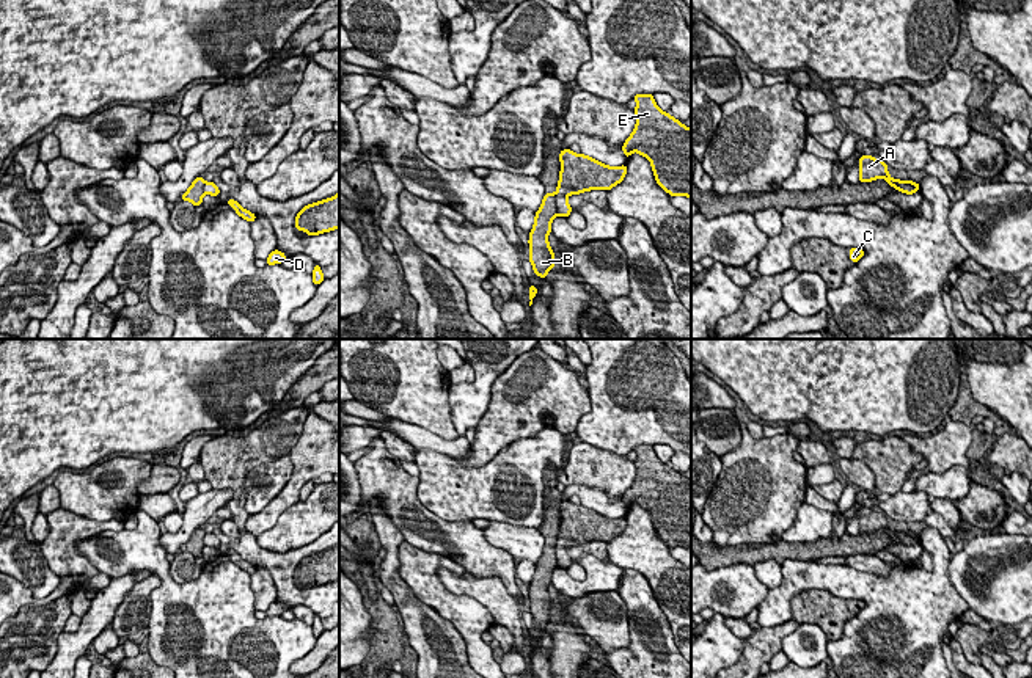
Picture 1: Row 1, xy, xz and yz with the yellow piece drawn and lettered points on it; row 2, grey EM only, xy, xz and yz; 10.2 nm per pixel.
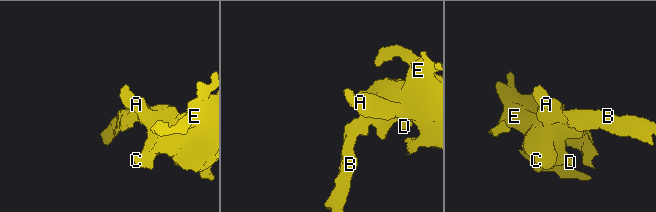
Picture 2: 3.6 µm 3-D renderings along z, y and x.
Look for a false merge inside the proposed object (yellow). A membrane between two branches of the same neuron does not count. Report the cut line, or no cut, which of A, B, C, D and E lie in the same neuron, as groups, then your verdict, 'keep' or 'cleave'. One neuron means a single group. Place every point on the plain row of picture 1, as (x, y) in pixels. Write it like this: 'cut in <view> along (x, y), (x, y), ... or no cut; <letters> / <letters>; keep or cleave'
cut in xz along (553, 546), (558, 565); A C D E / B; cleave

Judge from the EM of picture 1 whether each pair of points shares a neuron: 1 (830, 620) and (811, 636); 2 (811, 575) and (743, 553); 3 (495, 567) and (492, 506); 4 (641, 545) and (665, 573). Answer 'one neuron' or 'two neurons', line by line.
1: two neurons
2: two neurons
3: one neuron
4: one neuron

